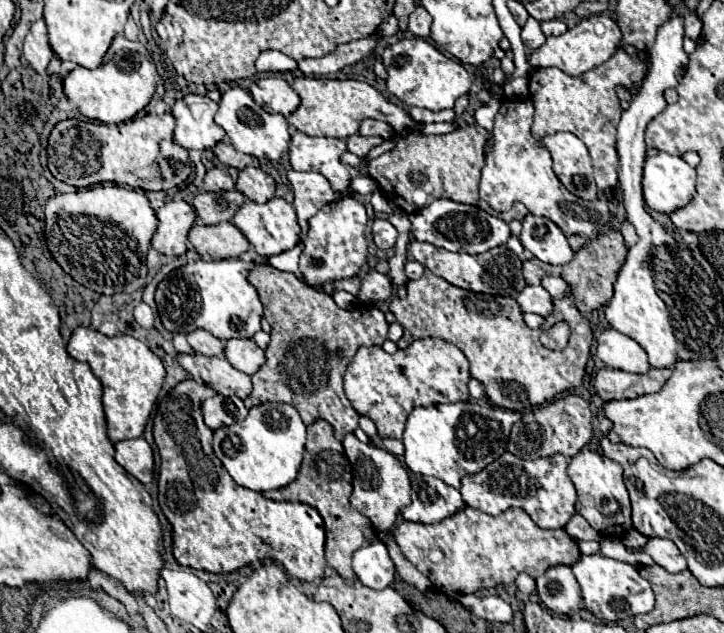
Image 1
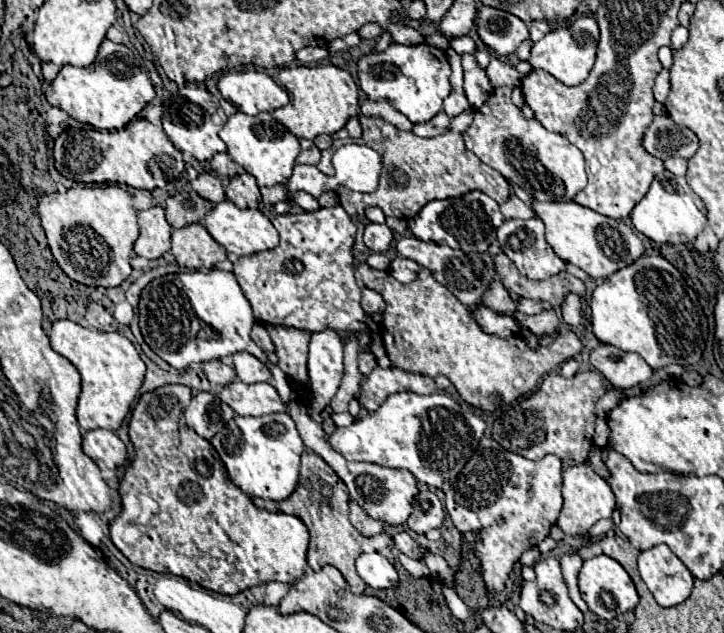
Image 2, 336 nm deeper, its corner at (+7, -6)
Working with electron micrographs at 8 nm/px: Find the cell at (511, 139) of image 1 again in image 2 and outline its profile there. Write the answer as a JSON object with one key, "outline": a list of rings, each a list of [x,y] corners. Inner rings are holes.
{"outline":[[[530,198],[530,208],[546,224],[546,242],[552,246],[552,250],[564,262],[572,262],[592,278],[612,276],[616,270],[632,264],[638,256],[644,254],[644,246],[640,238],[622,220],[602,216],[572,200],[570,202],[538,202]]]}

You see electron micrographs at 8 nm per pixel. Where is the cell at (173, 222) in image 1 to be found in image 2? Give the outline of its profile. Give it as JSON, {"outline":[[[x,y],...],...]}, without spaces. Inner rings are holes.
{"outline":[[[152,206],[148,210],[138,212],[140,236],[134,242],[134,252],[148,260],[156,260],[170,250],[170,234],[172,226],[166,222],[164,208]]]}

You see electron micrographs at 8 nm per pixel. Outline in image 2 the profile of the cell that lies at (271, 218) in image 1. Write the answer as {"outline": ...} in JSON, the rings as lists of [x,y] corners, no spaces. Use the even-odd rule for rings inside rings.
{"outline":[[[224,200],[224,202],[216,204],[206,214],[206,218],[204,218],[202,224],[210,232],[210,236],[220,246],[224,246],[226,252],[234,252],[236,256],[252,256],[252,254],[258,254],[258,252],[264,252],[264,250],[272,250],[272,248],[276,248],[280,244],[278,230],[274,228],[274,224],[270,222],[268,216],[264,216],[260,210],[238,208],[230,200]]]}

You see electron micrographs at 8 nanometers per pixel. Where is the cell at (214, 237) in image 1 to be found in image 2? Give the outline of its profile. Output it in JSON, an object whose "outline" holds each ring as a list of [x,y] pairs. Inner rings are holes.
{"outline":[[[190,224],[172,232],[172,254],[178,266],[188,270],[212,269],[226,260],[226,250],[202,224]]]}

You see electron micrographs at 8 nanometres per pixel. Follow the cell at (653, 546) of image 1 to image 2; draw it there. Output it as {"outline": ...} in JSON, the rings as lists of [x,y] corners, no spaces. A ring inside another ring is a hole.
{"outline":[[[666,544],[644,550],[638,558],[638,568],[660,606],[678,606],[692,592],[692,574]]]}

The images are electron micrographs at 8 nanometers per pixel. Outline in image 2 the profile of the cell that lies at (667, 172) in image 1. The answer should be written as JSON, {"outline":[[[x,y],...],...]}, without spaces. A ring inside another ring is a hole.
{"outline":[[[660,172],[654,178],[648,194],[634,206],[630,218],[638,232],[658,244],[686,244],[702,232],[706,224],[706,206],[682,176],[674,176],[672,172]]]}

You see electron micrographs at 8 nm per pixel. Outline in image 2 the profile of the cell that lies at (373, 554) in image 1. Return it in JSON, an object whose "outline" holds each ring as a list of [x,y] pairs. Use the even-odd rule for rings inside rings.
{"outline":[[[380,552],[362,554],[356,560],[356,570],[358,570],[358,576],[374,590],[394,588],[398,584],[396,568]]]}

